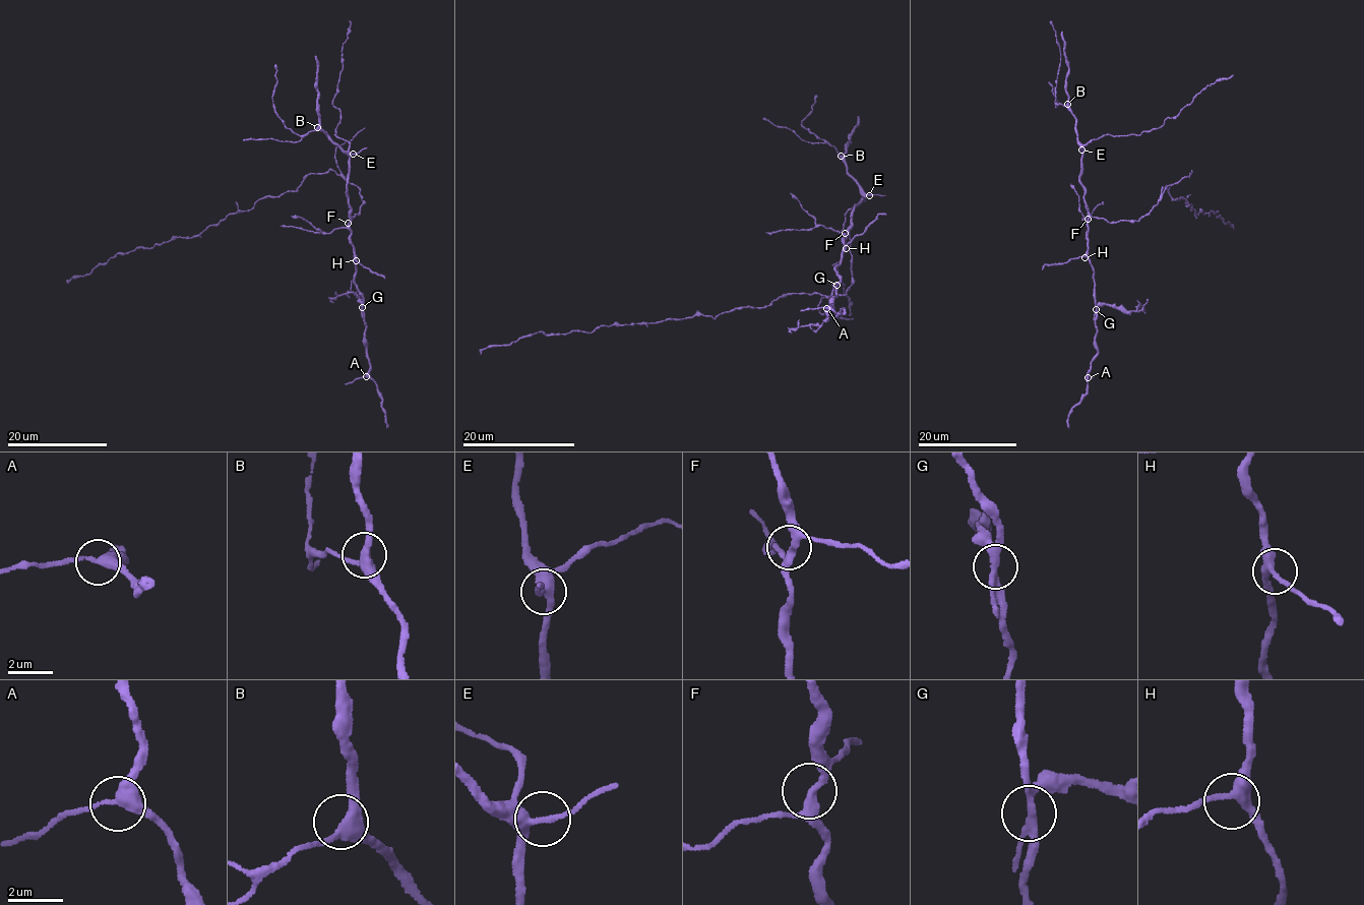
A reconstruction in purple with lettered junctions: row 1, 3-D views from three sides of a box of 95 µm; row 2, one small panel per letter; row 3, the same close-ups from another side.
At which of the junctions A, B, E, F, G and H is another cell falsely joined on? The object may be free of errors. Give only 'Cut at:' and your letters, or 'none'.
Cut at: G

